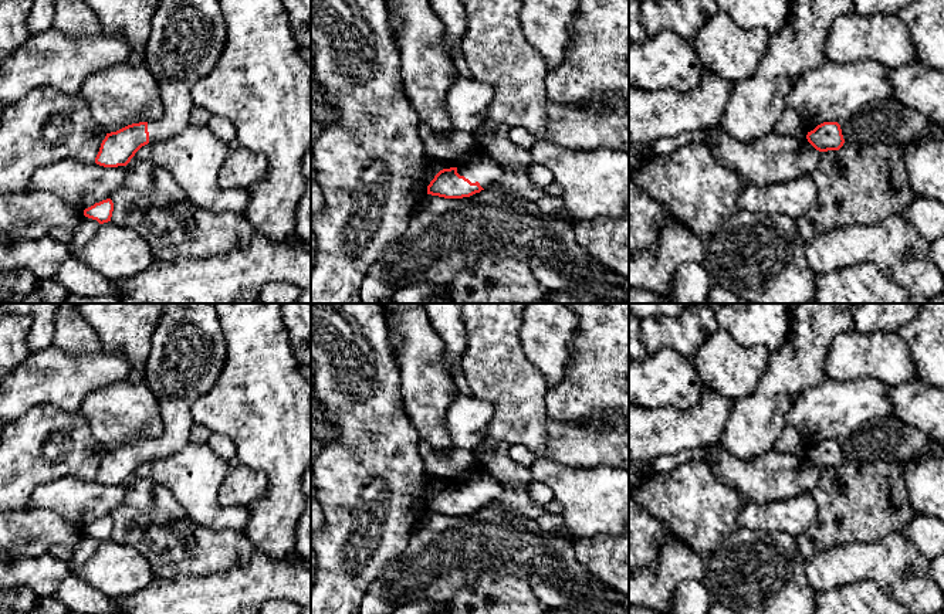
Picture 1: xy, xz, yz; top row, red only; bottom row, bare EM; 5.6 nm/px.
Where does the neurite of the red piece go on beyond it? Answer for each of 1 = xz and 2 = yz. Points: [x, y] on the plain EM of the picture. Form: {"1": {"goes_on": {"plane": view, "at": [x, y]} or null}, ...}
{"1": {"goes_on": {"plane": "xz", "at": [486, 488]}}, "2": {"goes_on": null}}

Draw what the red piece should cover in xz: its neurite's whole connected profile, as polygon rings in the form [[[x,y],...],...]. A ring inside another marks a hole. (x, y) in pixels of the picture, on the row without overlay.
[[[484,472],[470,475],[457,485],[440,488],[427,503],[427,512],[463,516],[480,510],[504,492],[504,485]]]

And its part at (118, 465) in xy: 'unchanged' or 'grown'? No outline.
grown

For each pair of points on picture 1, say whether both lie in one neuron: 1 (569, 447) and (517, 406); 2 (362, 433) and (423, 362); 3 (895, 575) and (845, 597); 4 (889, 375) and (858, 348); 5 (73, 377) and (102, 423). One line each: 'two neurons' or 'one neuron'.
1: two neurons
2: two neurons
3: two neurons
4: one neuron
5: two neurons

